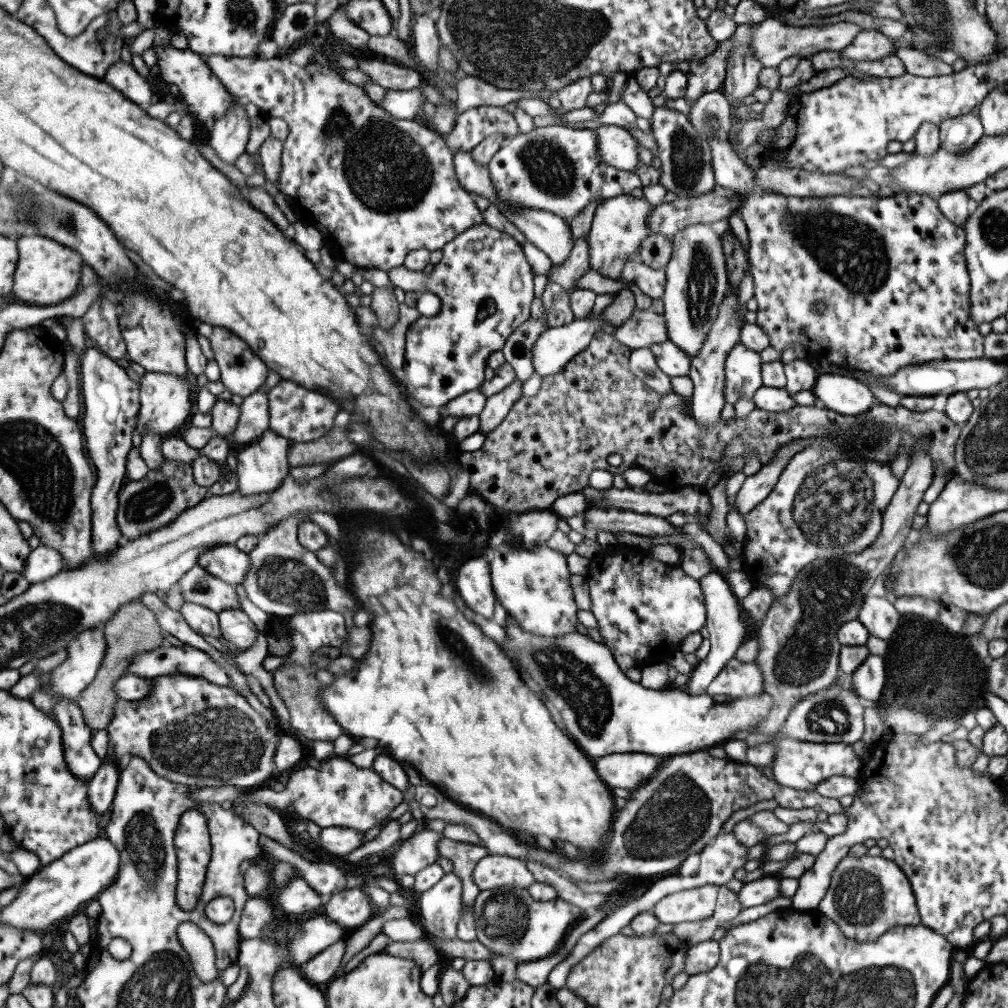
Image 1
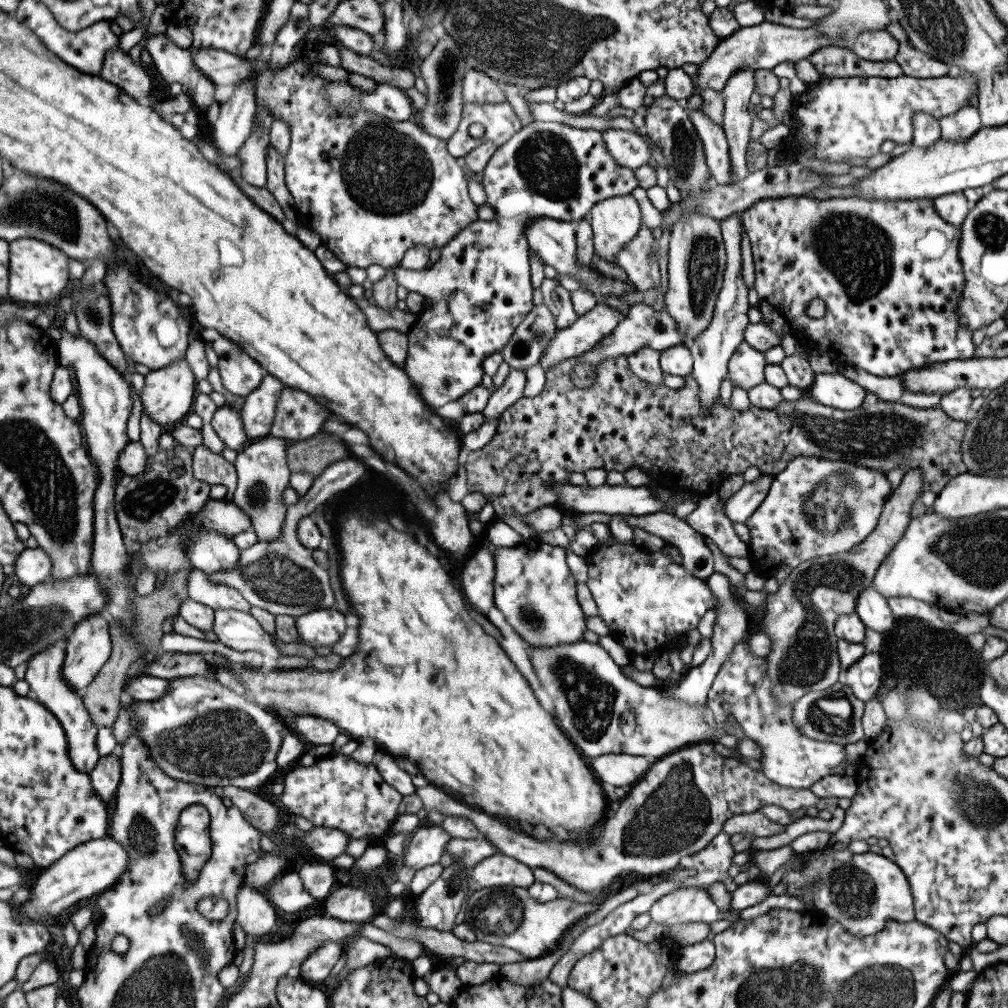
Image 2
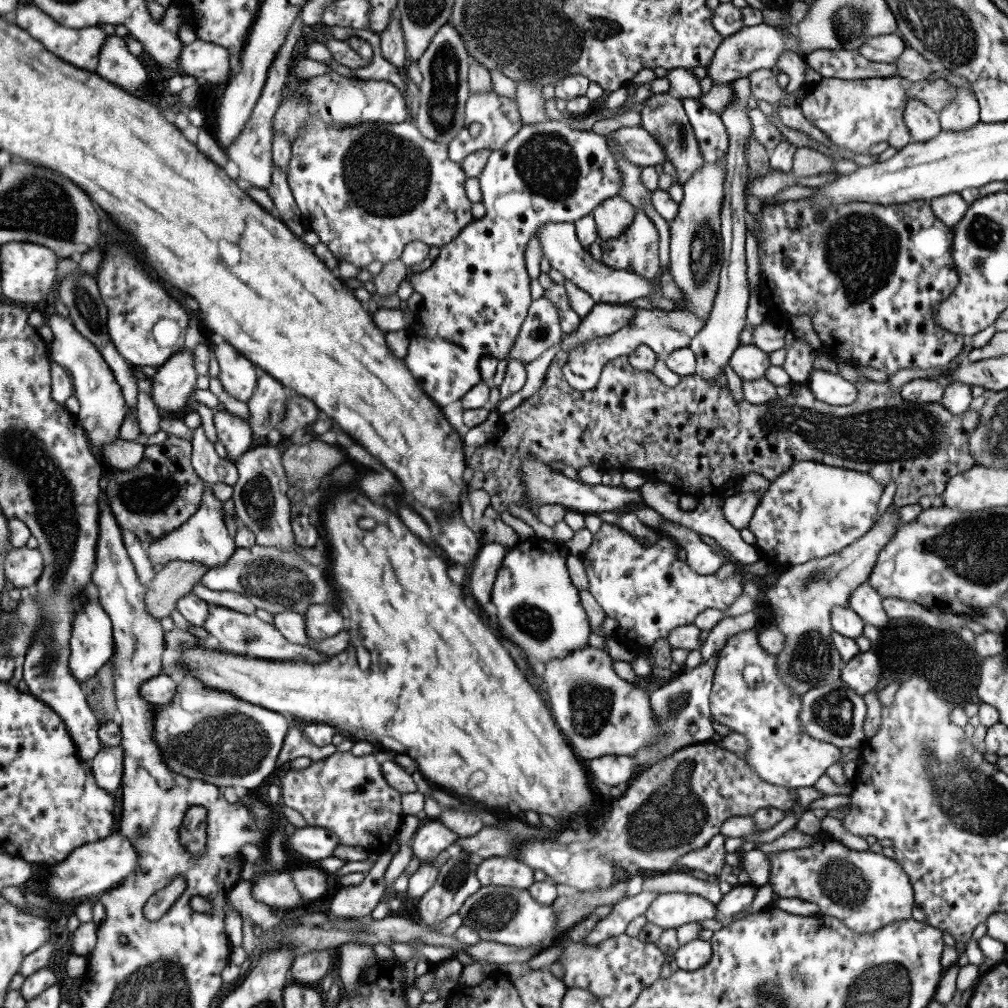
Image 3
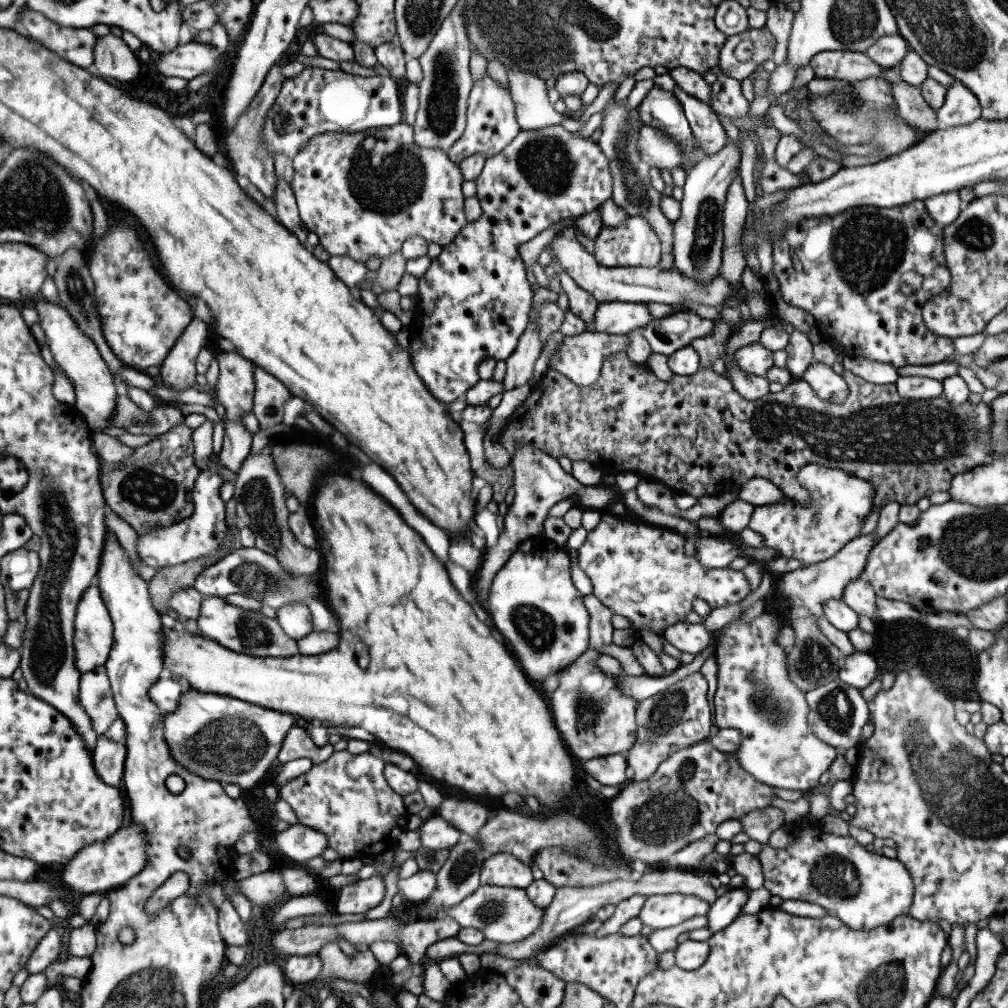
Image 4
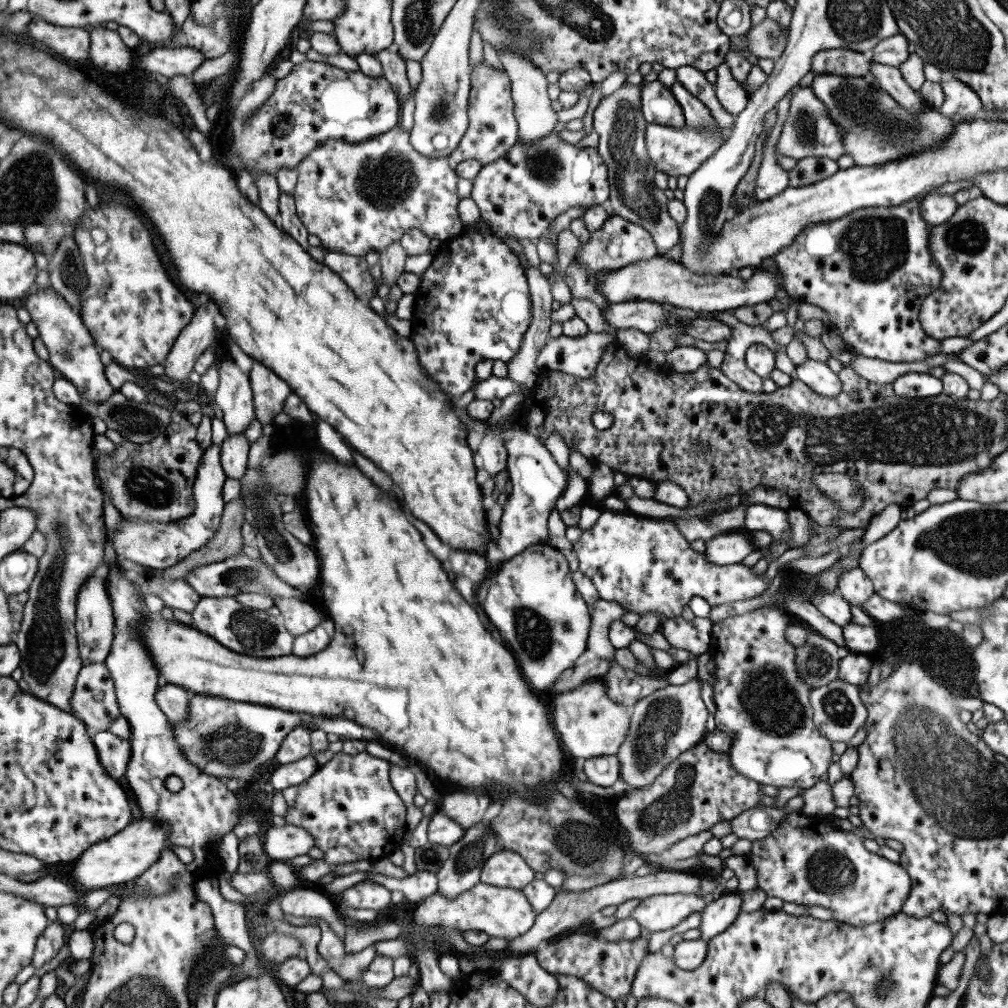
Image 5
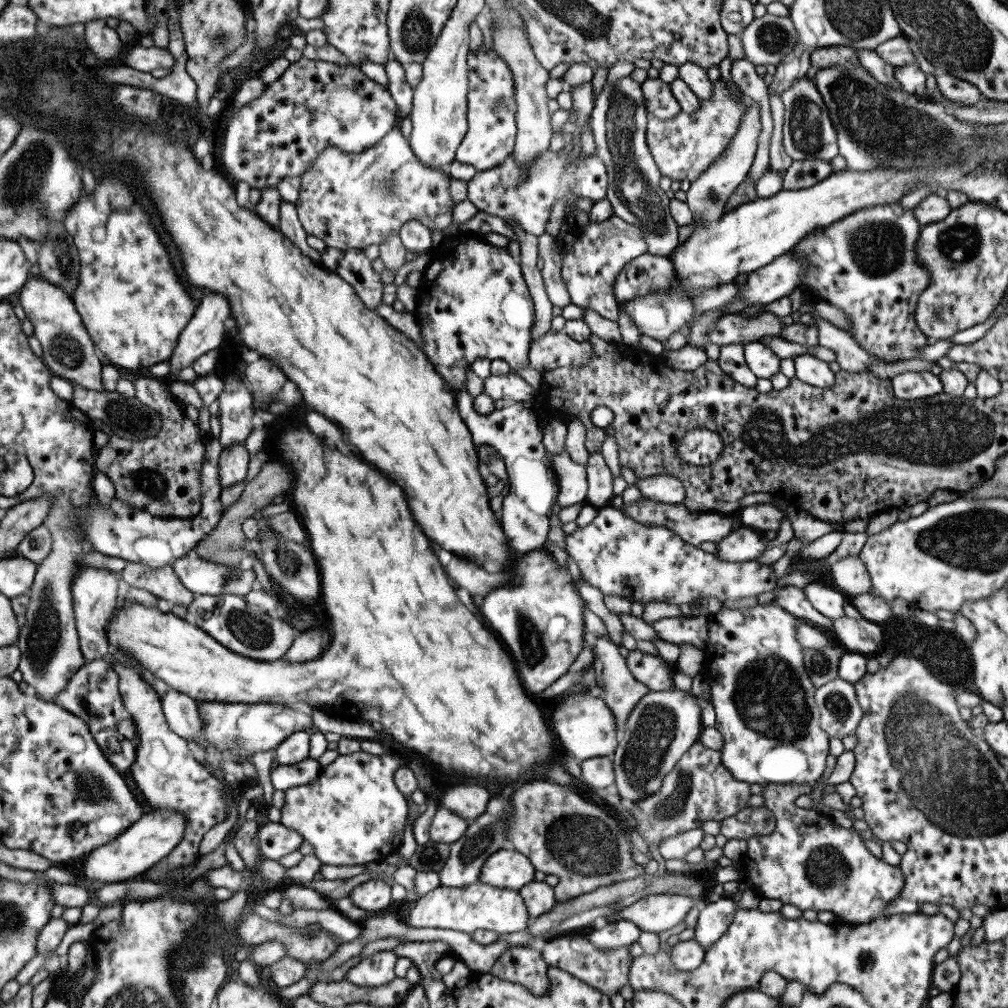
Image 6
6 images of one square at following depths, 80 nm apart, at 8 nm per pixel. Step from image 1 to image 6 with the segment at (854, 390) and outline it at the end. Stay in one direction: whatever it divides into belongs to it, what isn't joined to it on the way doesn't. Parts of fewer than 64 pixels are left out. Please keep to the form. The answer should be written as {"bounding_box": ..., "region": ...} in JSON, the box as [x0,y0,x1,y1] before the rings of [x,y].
{"bounding_box":[792,354,834,390],"region":[[[807,354],[794,356],[792,360],[794,363],[794,377],[797,380],[823,390],[834,384],[834,372],[823,360],[817,360],[817,358]]]}

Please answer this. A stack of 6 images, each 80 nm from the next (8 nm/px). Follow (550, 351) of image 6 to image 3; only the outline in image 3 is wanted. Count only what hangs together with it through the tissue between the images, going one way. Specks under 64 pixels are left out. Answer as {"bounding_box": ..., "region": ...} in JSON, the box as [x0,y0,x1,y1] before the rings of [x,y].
{"bounding_box":[560,307,703,391],"region":[[[637,307],[628,325],[622,326],[609,336],[601,336],[593,339],[591,343],[579,345],[563,355],[560,371],[571,388],[578,391],[591,390],[596,385],[602,366],[607,361],[622,355],[627,357],[629,353],[635,351],[635,347],[641,344],[655,352],[656,356],[667,356],[673,353],[673,350],[688,347],[691,338],[701,330],[703,325],[702,320],[688,312],[687,309],[661,311],[657,308],[648,310]]]}

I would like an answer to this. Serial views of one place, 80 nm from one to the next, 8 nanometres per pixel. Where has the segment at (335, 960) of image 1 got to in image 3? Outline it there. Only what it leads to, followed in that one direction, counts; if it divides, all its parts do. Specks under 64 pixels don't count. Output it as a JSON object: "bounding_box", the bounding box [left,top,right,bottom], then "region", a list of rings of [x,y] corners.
{"bounding_box":[291,949,330,984],"region":[[[330,949],[311,951],[304,955],[295,955],[291,964],[291,977],[298,984],[320,982],[328,973]]]}

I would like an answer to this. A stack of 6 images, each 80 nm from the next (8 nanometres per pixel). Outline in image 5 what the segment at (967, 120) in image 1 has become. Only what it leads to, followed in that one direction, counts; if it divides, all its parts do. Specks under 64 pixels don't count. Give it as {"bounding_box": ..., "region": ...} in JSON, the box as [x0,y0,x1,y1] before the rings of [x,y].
{"bounding_box":[937,79,982,123],"region":[[[955,79],[941,80],[939,84],[944,99],[937,109],[953,123],[959,122],[962,116],[973,116],[982,108],[979,97],[966,84]]]}

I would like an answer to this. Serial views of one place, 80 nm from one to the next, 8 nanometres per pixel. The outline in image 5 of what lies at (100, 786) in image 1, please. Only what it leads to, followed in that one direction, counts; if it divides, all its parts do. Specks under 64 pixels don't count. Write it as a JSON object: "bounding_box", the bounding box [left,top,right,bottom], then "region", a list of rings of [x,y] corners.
{"bounding_box":[91,731,131,779],"region":[[[108,731],[93,735],[91,741],[105,773],[111,778],[122,779],[131,754],[128,741]]]}

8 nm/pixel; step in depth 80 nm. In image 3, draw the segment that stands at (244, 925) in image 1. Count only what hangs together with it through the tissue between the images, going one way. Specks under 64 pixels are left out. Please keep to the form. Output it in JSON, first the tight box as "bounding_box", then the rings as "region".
{"bounding_box":[228,879,277,930],"region":[[[238,879],[228,892],[228,900],[241,918],[249,920],[252,926],[267,930],[275,926],[277,918],[271,913],[270,906],[253,898],[251,885],[251,880]]]}

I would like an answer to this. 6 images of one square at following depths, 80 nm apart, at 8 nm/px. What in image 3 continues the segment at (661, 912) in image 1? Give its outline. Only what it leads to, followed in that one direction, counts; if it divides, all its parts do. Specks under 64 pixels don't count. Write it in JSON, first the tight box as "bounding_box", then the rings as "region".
{"bounding_box":[644,893,718,929],"region":[[[659,893],[644,912],[646,922],[662,929],[677,928],[687,922],[718,918],[716,906],[706,898],[691,893]]]}

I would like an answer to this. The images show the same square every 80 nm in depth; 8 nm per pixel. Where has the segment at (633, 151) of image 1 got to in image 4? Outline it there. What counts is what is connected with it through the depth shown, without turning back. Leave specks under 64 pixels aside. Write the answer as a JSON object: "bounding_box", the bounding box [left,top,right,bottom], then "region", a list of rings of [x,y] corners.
{"bounding_box":[636,125,684,168],"region":[[[642,125],[637,129],[636,147],[640,159],[653,168],[682,168],[684,154],[670,136],[656,128]]]}

